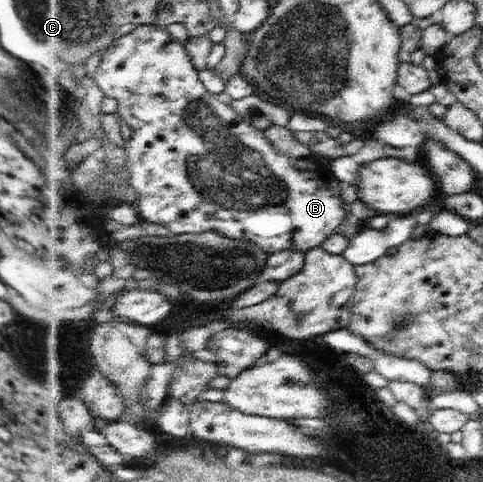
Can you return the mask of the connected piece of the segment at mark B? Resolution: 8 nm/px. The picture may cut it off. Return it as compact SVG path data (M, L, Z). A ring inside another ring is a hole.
M143 25L131 33L119 38L102 53L102 62L95 73L96 83L105 95L115 97L119 101L120 115L125 118L133 131L132 138L126 142L125 150L128 155L126 168L129 169L131 179L127 181L135 193L139 195L137 208L143 220L158 223L172 230L175 234L201 234L206 231L218 231L231 239L250 239L268 253L277 253L286 249L304 251L307 253L324 243L337 233L337 229L345 223L347 211L343 207L343 189L341 180L334 174L331 164L323 164L313 156L290 157L281 153L277 145L273 145L265 130L257 129L244 118L233 105L221 101L219 95L213 95L199 77L199 68L195 66L190 52L183 42L175 41L169 29L157 25Z

